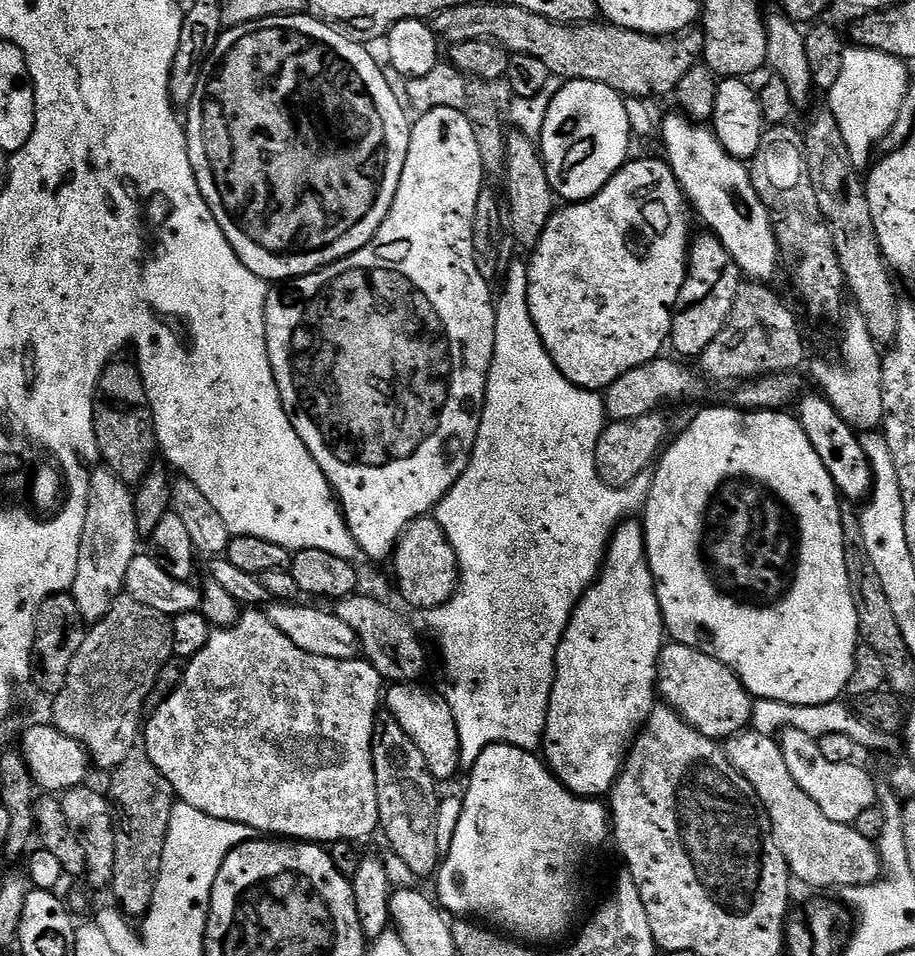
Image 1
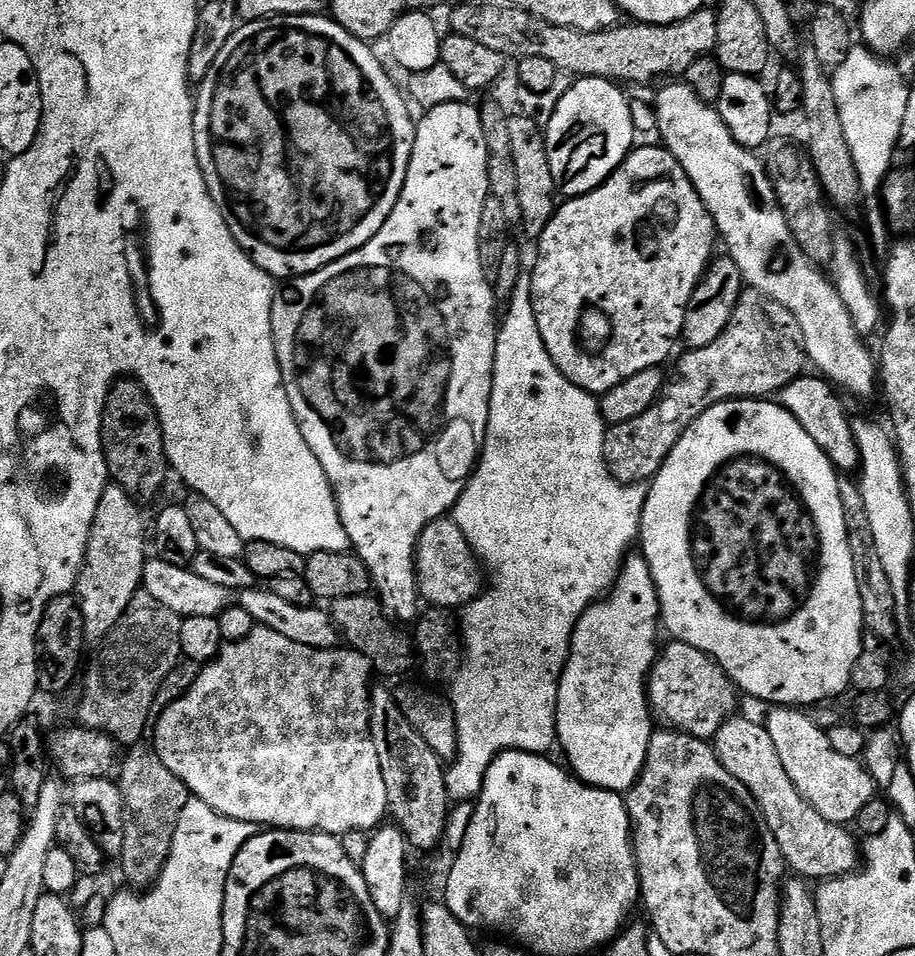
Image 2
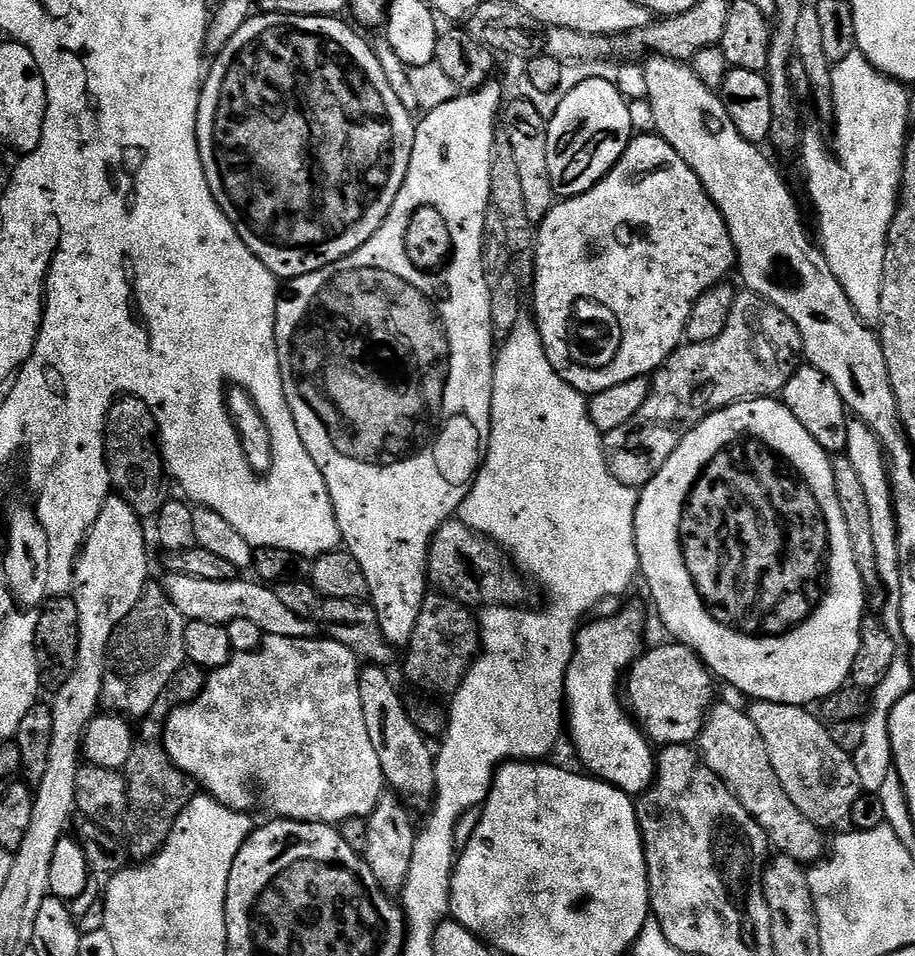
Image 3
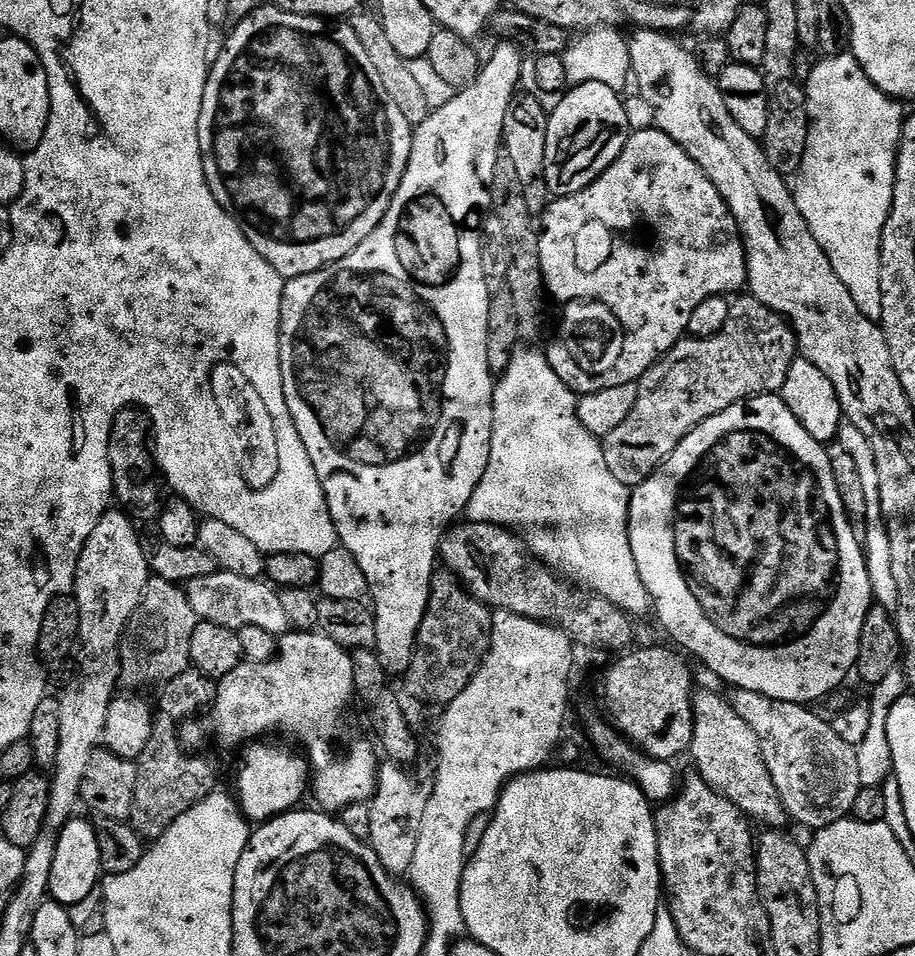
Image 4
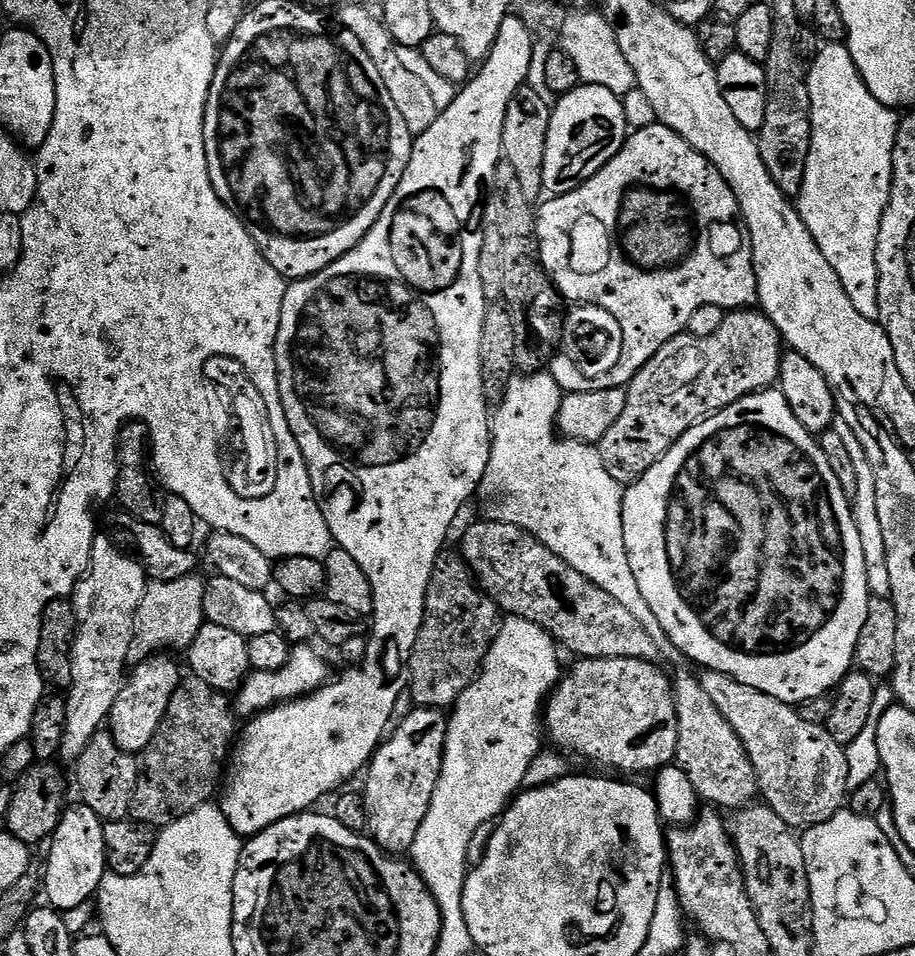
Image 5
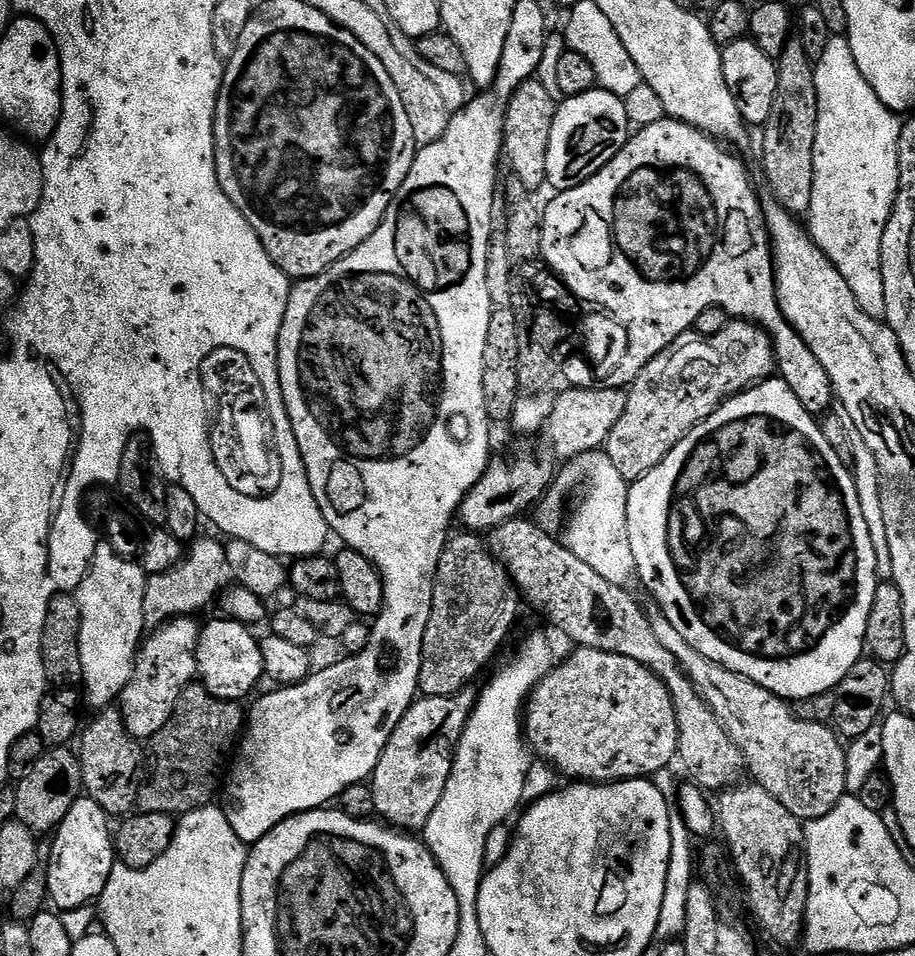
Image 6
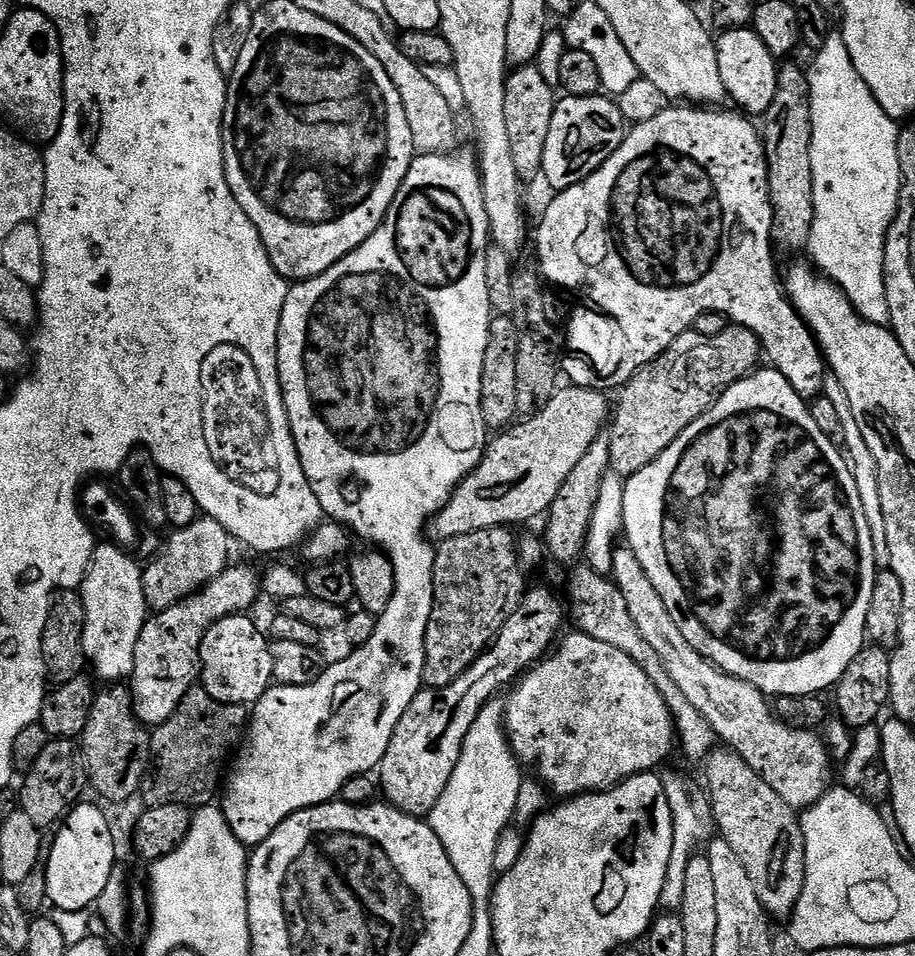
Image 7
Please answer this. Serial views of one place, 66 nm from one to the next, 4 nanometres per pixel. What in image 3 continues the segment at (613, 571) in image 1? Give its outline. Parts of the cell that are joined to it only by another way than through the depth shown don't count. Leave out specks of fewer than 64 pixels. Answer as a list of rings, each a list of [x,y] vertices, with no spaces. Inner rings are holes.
[[[624,608],[617,616],[608,616],[605,620],[587,624],[576,633],[576,652],[572,655],[564,683],[566,732],[567,735],[572,735],[576,756],[584,763],[585,773],[612,784],[628,796],[639,798],[652,787],[652,781],[656,779],[658,756],[640,725],[626,711],[626,704],[622,699],[622,681],[628,669],[645,651],[644,616],[636,608]]]

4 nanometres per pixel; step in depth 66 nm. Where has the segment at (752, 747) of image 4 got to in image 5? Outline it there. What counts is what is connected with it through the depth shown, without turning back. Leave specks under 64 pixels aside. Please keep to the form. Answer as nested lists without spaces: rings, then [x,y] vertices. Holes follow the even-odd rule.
[[[680,655],[680,660],[672,660],[672,656],[665,656],[662,659],[669,667],[674,670],[673,692],[676,694],[676,709],[679,718],[679,748],[676,751],[676,762],[679,767],[691,778],[691,785],[705,803],[724,809],[739,810],[753,803],[759,795],[759,780],[751,758],[749,758],[748,748],[742,742],[732,723],[725,718],[712,696],[705,689],[703,681],[694,676],[688,668],[688,656]]]

